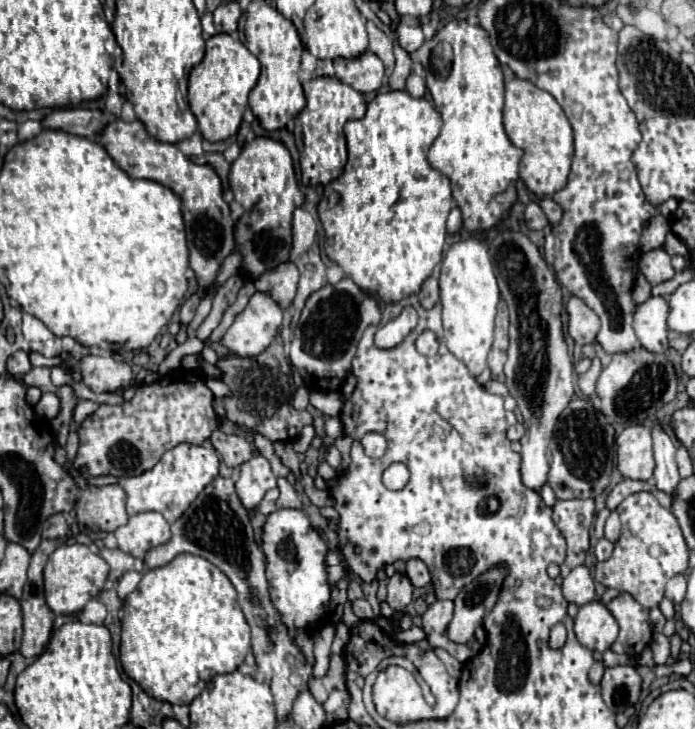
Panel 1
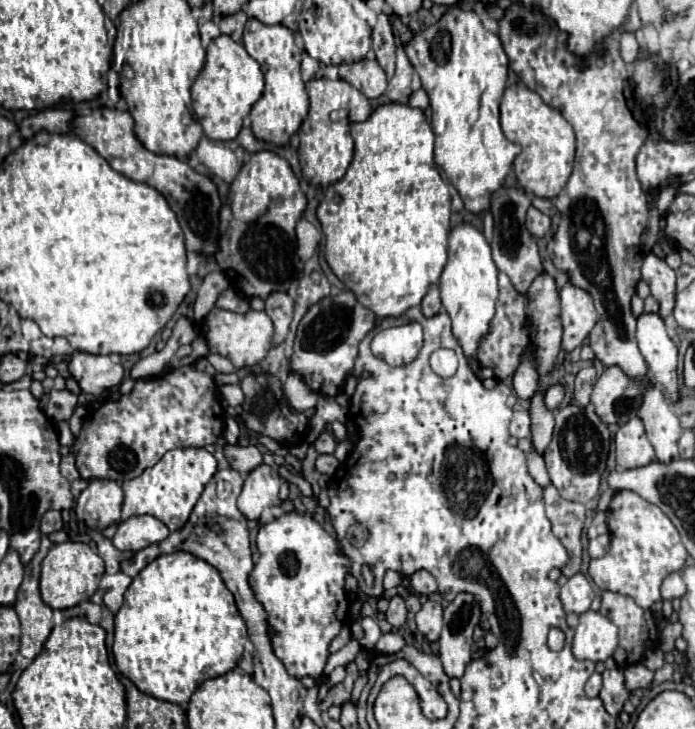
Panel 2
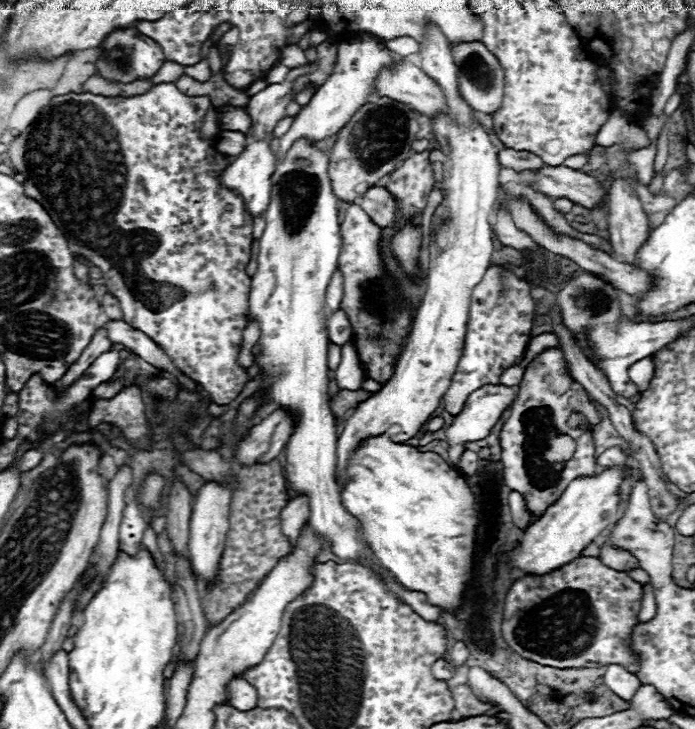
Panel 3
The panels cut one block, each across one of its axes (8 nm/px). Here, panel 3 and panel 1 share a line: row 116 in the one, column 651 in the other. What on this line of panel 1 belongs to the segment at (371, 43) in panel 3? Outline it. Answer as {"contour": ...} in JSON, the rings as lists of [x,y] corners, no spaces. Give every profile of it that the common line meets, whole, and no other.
{"contour":[[[650,296],[646,302],[636,306],[634,312],[634,332],[640,344],[650,352],[666,352],[668,350],[668,302],[662,296]]]}

